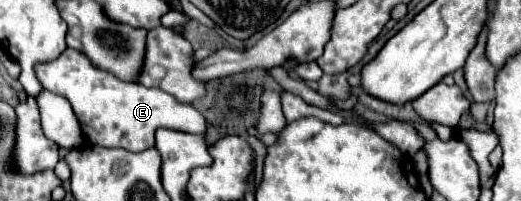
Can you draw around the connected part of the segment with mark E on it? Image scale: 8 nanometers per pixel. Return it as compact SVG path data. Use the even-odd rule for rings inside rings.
M66 49L50 65L40 65L40 83L46 91L62 95L70 101L84 137L92 145L108 149L126 149L130 153L140 153L154 147L154 133L160 127L174 131L204 135L208 131L208 121L188 103L178 103L172 95L156 89L148 89L140 83L124 83L112 73L92 67L84 53Z

